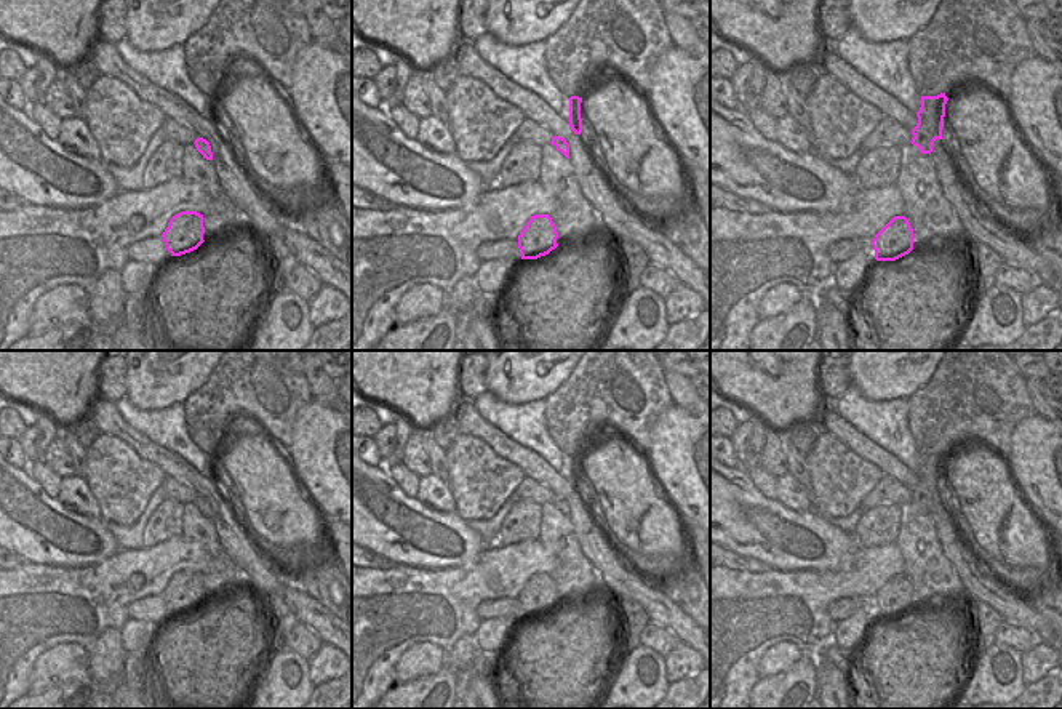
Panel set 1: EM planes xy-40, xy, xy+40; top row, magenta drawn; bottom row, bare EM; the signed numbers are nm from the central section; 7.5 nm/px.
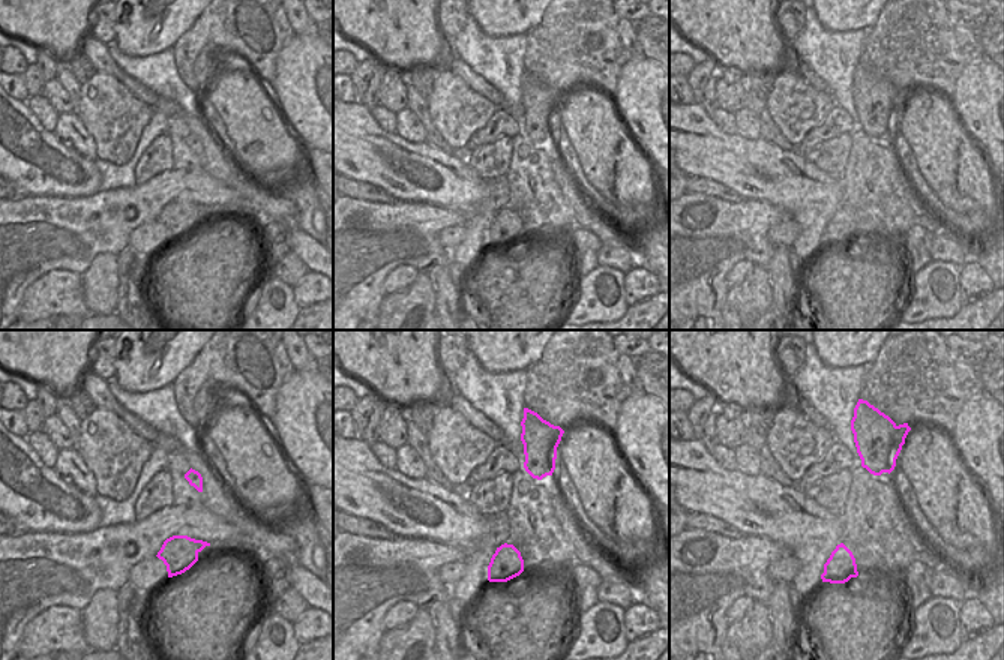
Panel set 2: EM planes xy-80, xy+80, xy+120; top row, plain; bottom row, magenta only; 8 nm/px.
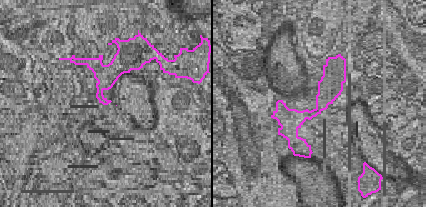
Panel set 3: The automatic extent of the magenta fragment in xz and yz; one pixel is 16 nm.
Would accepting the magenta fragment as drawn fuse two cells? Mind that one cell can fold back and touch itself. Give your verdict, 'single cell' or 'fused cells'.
single cell

